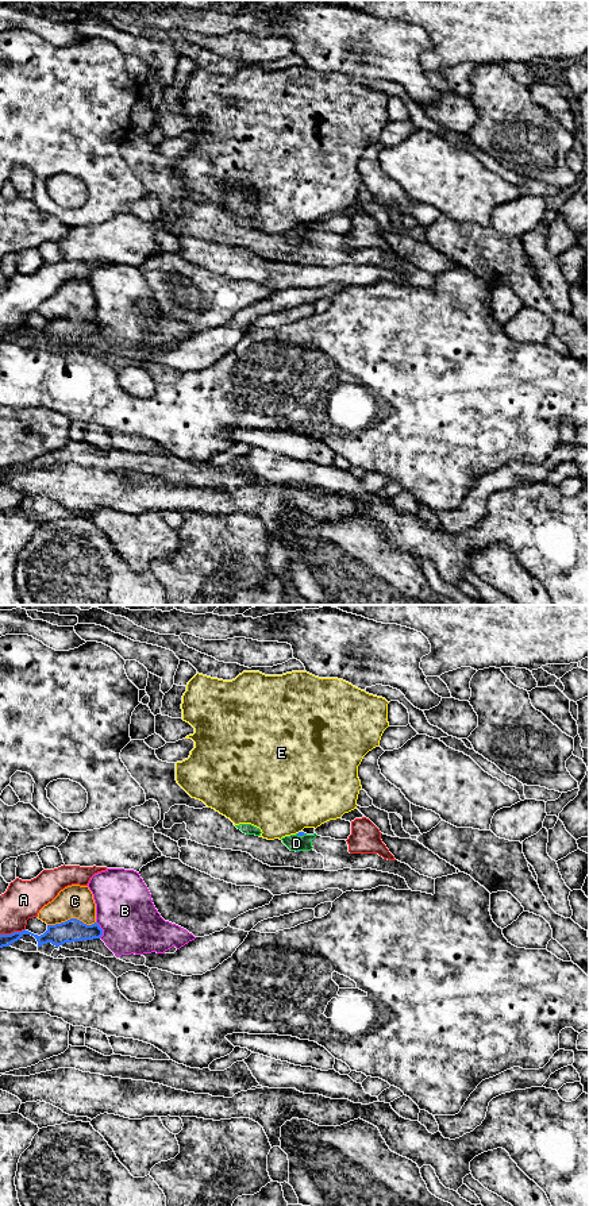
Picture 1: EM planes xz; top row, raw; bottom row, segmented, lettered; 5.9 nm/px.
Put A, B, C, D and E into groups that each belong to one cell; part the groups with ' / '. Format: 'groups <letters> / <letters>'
groups A / B / C / D / E

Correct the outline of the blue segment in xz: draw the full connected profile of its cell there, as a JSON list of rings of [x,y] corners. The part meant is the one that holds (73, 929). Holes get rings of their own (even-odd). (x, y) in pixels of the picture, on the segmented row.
[[[70,918],[61,924],[47,925],[47,930],[41,936],[26,929],[11,935],[0,935],[0,948],[9,947],[12,943],[20,940],[23,935],[34,936],[38,941],[38,947],[47,943],[59,947],[65,943],[100,939],[103,936],[103,929],[97,922],[86,925],[77,918]]]

